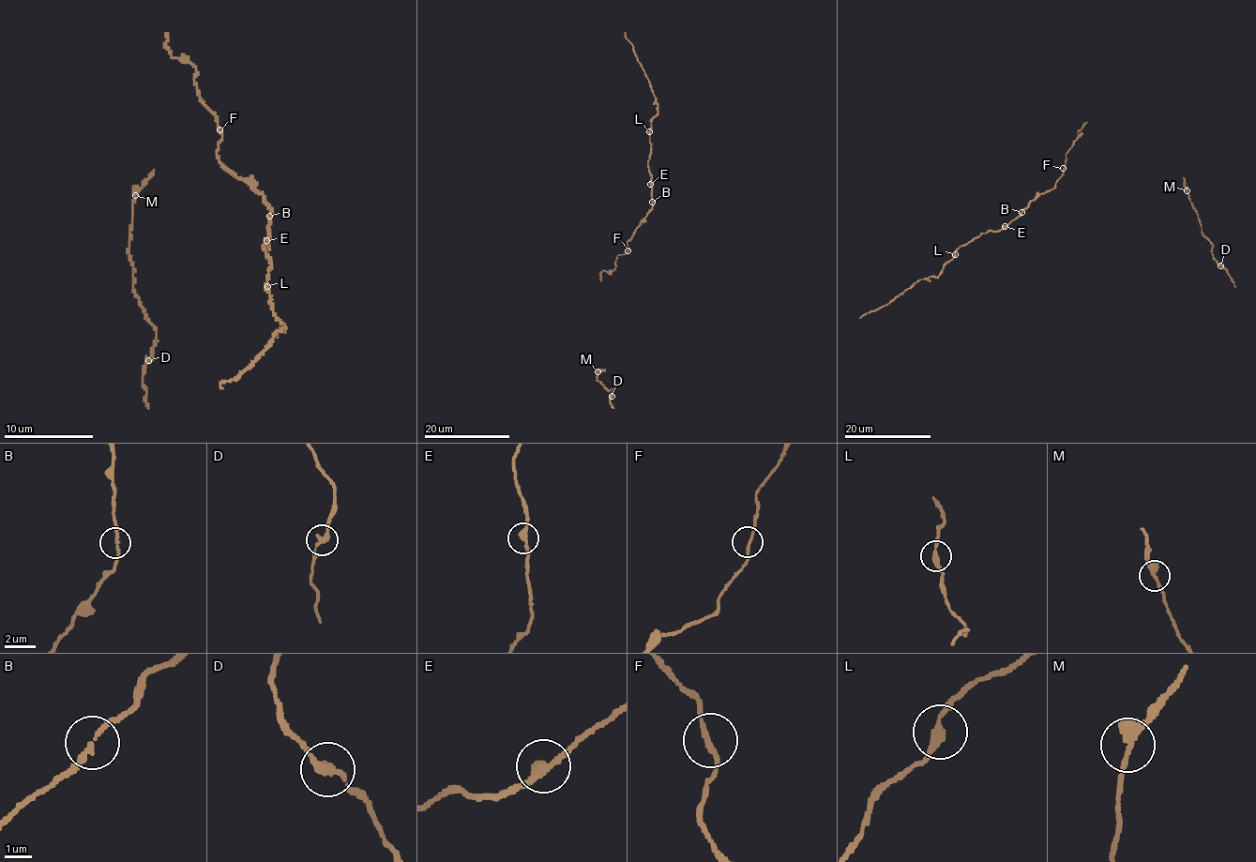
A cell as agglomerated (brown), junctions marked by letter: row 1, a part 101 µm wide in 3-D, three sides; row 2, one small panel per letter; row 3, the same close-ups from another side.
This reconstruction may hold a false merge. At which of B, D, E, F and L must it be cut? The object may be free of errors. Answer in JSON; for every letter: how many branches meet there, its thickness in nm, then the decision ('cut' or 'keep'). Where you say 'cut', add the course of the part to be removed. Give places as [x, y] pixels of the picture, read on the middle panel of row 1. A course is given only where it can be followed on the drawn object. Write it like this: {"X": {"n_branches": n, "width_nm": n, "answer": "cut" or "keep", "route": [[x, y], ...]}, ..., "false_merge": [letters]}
{"B": {"n_branches": 2, "width_nm": 170, "answer": "keep"}, "D": {"n_branches": 2, "width_nm": 300, "answer": "keep"}, "E": {"n_branches": 2, "width_nm": 300, "answer": "keep"}, "F": {"n_branches": 2, "width_nm": 160, "answer": "keep"}, "L": {"n_branches": 2, "width_nm": 260, "answer": "keep"}, "false_merge": []}

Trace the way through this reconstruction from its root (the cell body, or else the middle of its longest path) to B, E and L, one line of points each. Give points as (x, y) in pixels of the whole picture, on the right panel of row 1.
B: (1064, 168), (1055, 186), (1039, 193), (1021, 213)
E: (1064, 168), (1055, 186), (1039, 193), (1005, 226)
L: (1064, 168), (1055, 186), (1039, 193), (1014, 219), (1001, 230), (981, 233), (961, 246), (955, 254)

